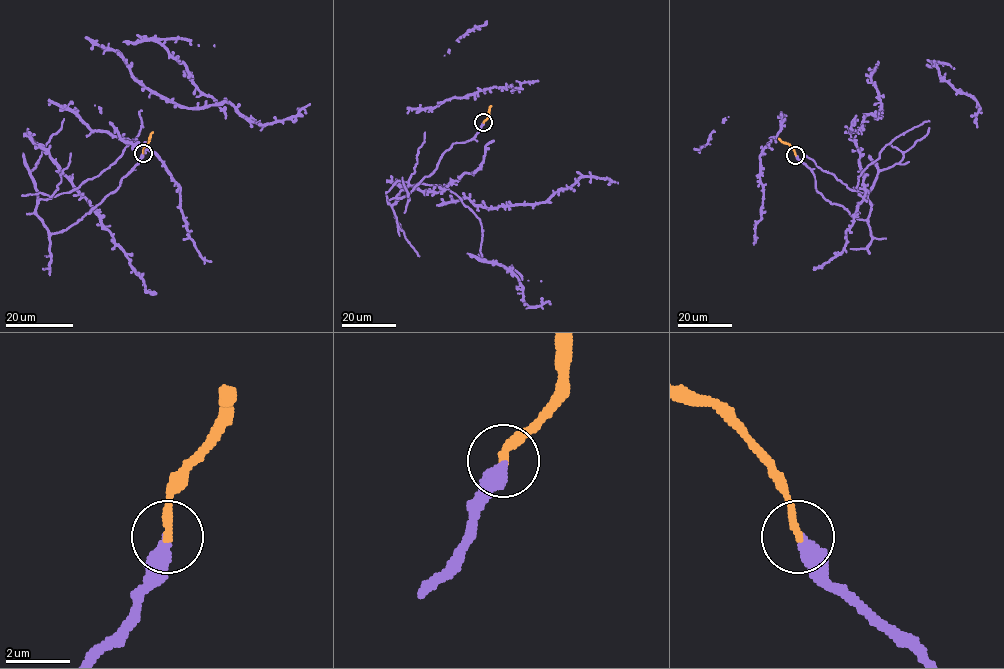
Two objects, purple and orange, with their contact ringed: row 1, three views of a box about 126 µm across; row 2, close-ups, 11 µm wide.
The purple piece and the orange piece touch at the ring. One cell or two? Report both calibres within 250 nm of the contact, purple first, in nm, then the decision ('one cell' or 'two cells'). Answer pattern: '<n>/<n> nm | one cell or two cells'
440/260 nm | one cell

